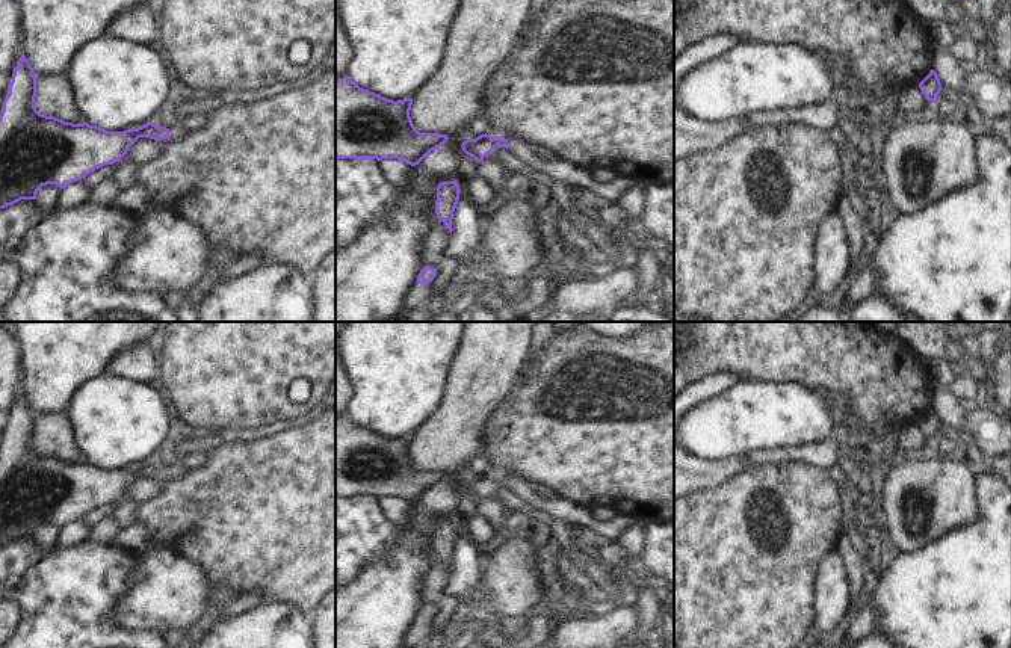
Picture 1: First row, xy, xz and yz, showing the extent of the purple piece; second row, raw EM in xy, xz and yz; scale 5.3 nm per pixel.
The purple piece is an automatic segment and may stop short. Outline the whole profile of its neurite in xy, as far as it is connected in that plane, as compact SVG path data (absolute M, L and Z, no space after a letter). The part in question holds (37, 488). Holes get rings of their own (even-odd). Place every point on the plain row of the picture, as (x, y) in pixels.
M23 391L17 400L0 453L0 547L21 538L36 538L42 524L56 523L65 527L70 521L85 517L92 509L116 501L139 476L178 477L186 470L183 464L166 467L157 465L154 461L124 470L107 470L88 461L65 461L39 452L35 446L35 435L36 411Z

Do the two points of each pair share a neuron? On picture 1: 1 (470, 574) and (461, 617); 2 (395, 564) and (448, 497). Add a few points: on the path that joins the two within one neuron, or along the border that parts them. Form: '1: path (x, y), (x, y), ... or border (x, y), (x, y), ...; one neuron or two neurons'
1: path (466, 585), (466, 606); one neuron
2: path (411, 547), (431, 514); one neuron

